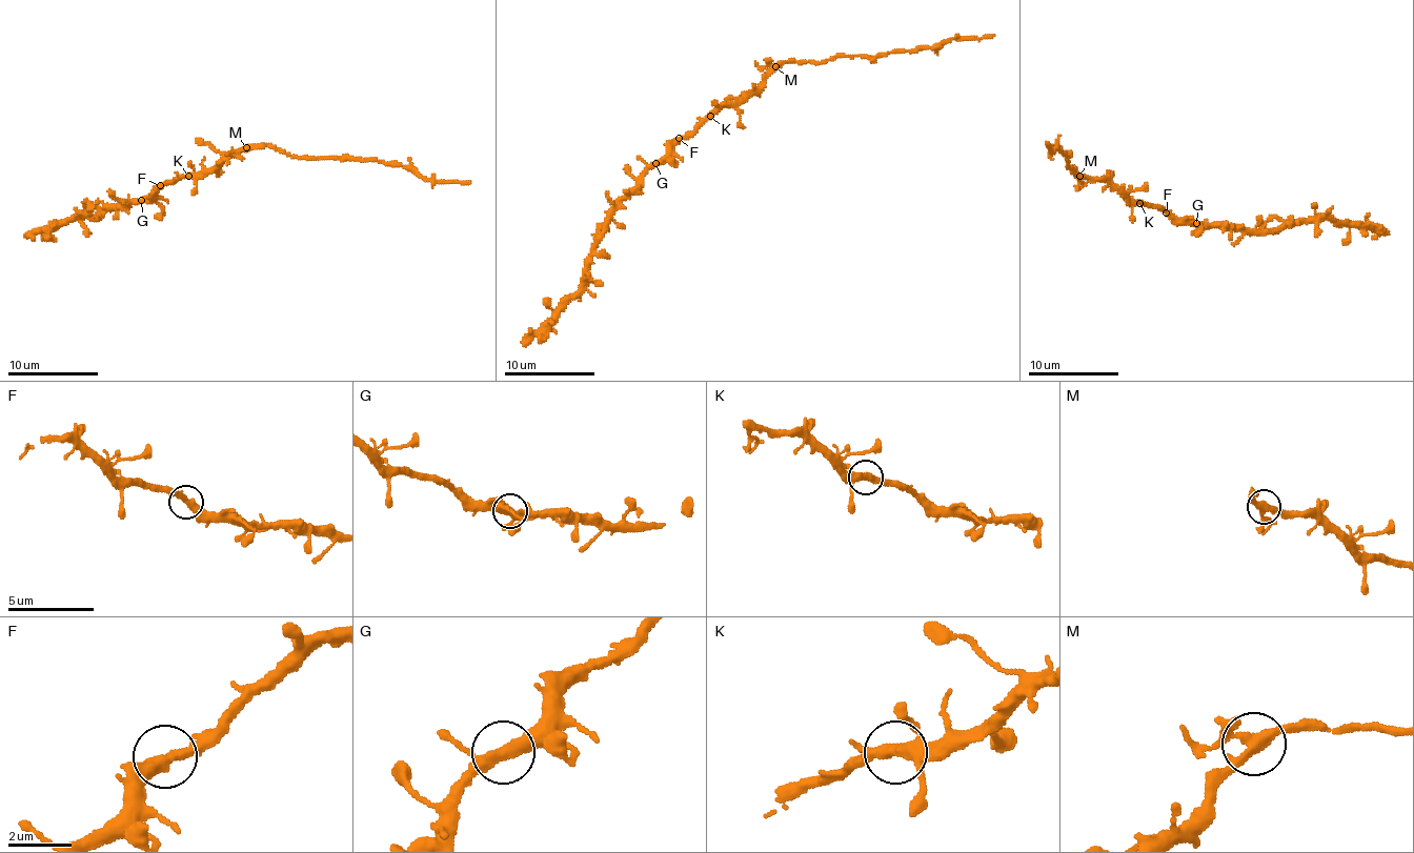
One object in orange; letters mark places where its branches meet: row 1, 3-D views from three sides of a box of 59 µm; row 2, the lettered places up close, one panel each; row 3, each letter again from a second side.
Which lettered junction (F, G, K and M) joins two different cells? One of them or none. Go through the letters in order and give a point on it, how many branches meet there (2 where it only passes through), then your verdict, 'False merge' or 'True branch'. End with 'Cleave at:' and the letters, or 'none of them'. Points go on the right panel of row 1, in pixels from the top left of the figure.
F: Place: (1166, 212). Branches: 2. True branch
G: Place: (1196, 223). Branches: 3. True branch
K: Place: (1139, 203). Branches: 4. True branch
M: Place: (1079, 176). Branches: 4. False merge
Cleave at: M

